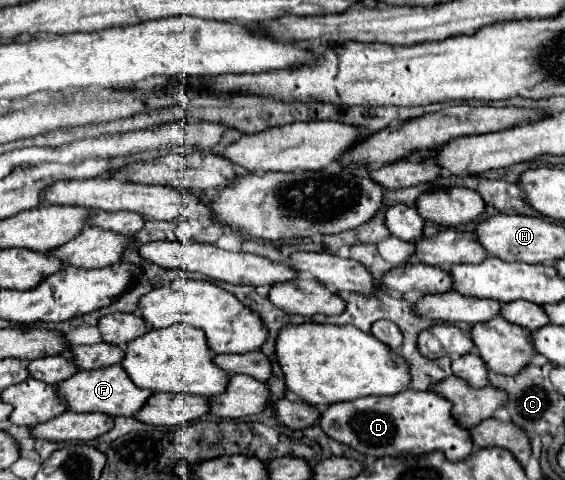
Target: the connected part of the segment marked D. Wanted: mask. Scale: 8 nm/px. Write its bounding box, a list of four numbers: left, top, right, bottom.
[320,390,474,462]

